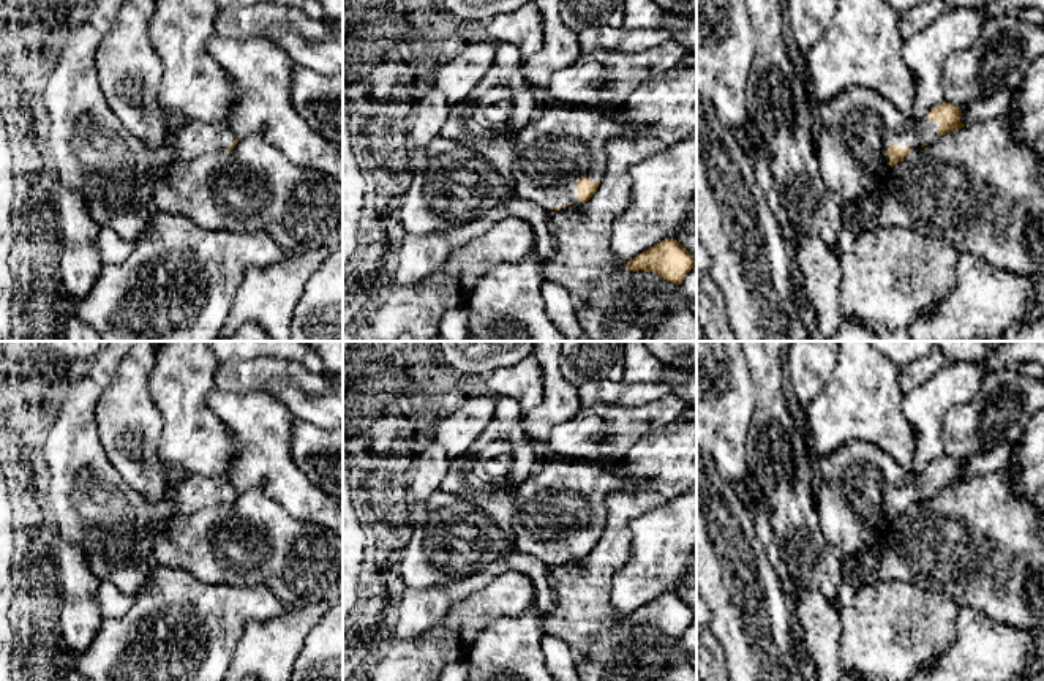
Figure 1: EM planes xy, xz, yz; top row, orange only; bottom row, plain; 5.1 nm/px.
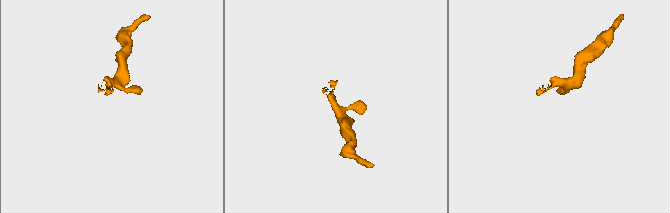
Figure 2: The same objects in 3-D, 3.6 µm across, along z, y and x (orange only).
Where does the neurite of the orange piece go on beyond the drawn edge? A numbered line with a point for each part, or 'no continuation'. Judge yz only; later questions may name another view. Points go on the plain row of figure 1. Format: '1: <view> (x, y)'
1: yz (858, 479)

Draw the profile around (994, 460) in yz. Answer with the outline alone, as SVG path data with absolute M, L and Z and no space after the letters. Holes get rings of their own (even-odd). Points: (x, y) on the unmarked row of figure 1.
M1003 442L986 453L960 461L960 476L968 480L976 476L986 476L1005 469L1012 455L1012 447L1012 444Z

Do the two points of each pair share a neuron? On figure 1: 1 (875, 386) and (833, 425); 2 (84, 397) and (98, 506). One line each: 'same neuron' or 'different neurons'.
1: same neuron
2: same neuron

